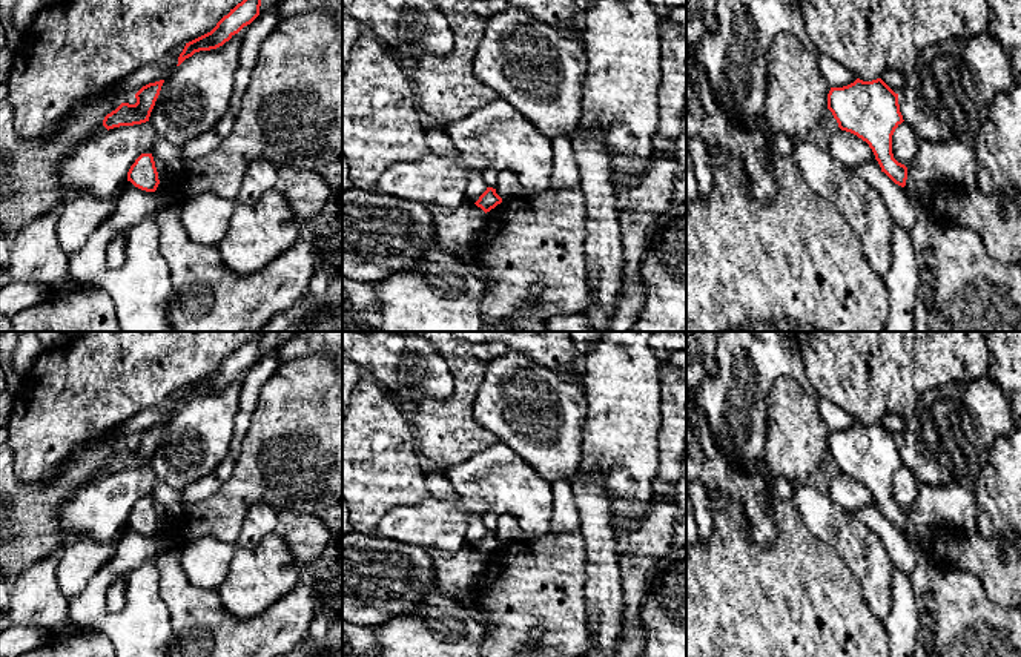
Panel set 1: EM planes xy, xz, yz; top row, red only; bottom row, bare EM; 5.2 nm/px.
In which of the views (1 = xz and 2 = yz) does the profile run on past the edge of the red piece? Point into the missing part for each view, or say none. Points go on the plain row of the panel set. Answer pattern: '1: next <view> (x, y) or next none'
1: next none
2: next none

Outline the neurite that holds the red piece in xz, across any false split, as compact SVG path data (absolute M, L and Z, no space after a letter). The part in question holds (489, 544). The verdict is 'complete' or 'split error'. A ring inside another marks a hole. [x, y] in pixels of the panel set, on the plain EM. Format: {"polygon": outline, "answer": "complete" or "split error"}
{"polygon": "M487 531L487 534L479 540L479 543L474 548L487 557L501 546L502 542L496 537L496 533Z", "answer": "complete"}

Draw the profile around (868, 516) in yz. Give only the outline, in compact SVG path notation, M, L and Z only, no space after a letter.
M877 503L854 511L851 516L866 525L881 539L895 570L901 571L907 579L910 579L917 568L917 554L904 531L895 528L881 514Z

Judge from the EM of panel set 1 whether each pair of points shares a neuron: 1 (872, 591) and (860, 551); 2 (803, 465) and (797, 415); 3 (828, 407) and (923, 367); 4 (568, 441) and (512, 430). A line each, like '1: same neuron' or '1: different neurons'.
1: same neuron
2: same neuron
3: different neurons
4: same neuron

